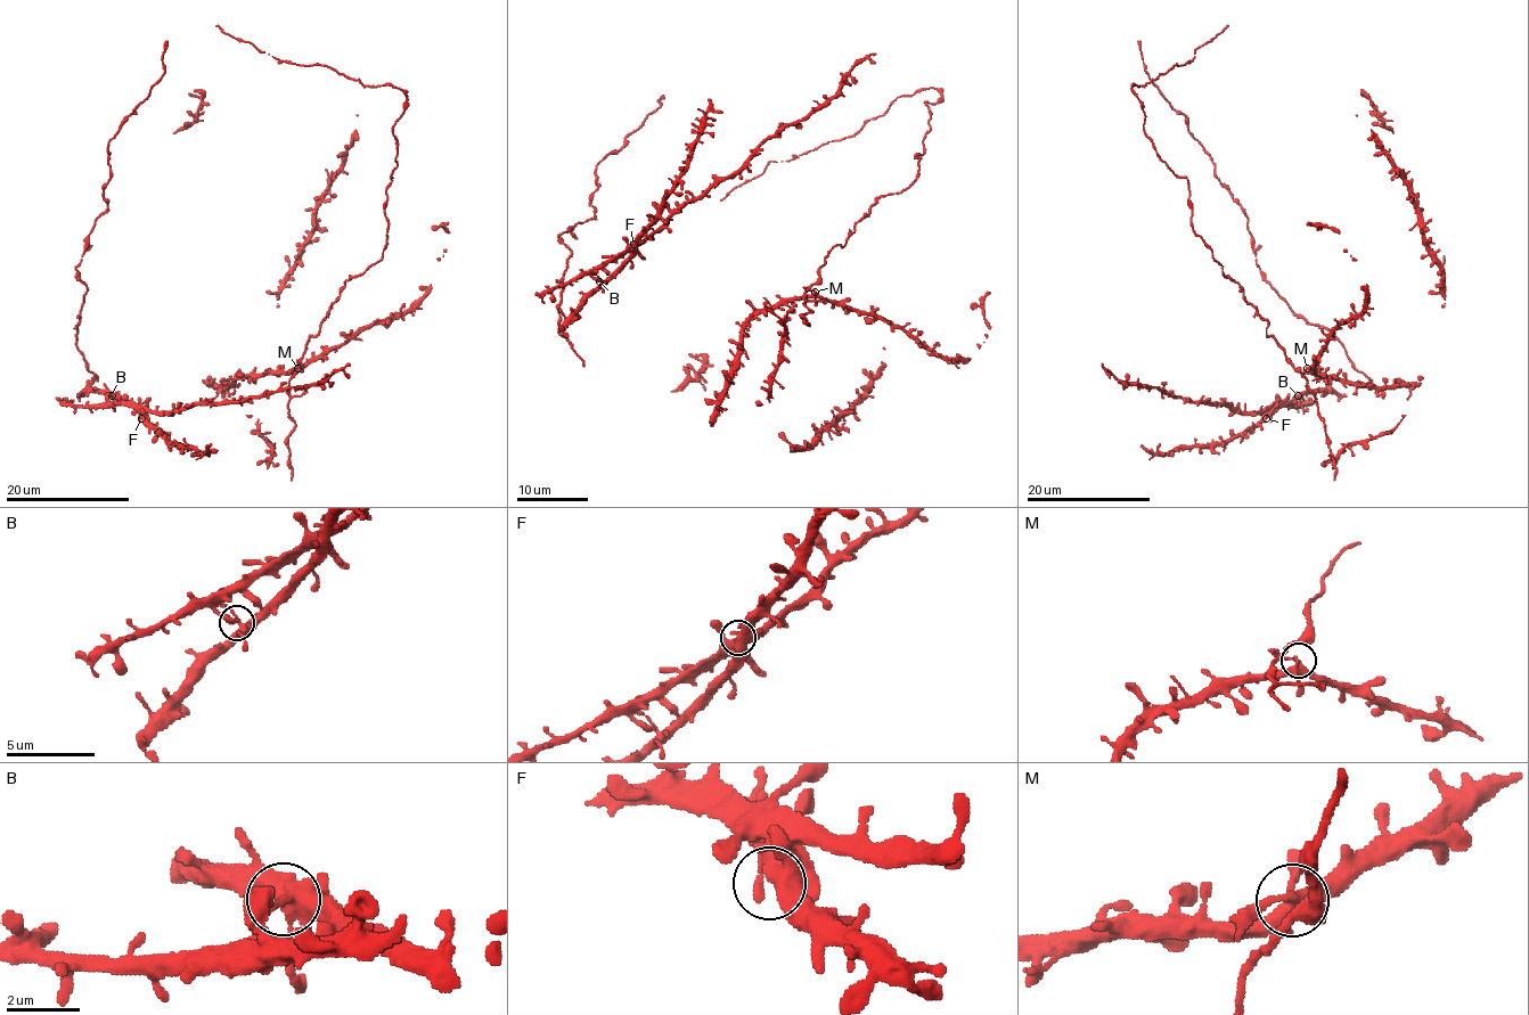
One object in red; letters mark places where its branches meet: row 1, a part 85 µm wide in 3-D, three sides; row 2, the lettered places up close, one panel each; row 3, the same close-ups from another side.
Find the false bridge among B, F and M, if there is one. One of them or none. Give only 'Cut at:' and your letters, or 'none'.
Cut at: none

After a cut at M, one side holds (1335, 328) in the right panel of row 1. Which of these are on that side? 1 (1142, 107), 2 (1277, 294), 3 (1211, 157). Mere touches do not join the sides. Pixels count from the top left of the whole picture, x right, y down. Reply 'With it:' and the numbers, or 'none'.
With it: 2, 3

